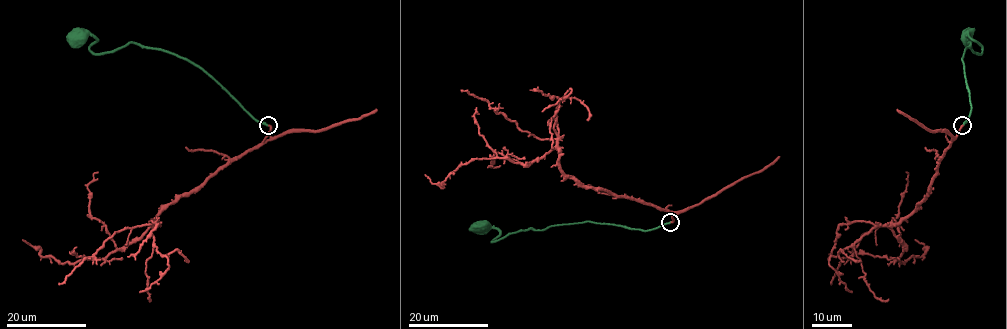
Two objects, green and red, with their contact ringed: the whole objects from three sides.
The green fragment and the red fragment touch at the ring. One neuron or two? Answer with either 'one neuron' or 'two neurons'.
one neuron

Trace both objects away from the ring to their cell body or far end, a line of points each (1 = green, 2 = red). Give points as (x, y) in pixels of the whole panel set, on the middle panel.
1: (670, 221), (647, 230), (584, 221), (529, 228), (494, 241), (500, 232), (479, 226)
2: (671, 221), (670, 212), (568, 177), (556, 149), (528, 164), (476, 159), (441, 185), (425, 174)

